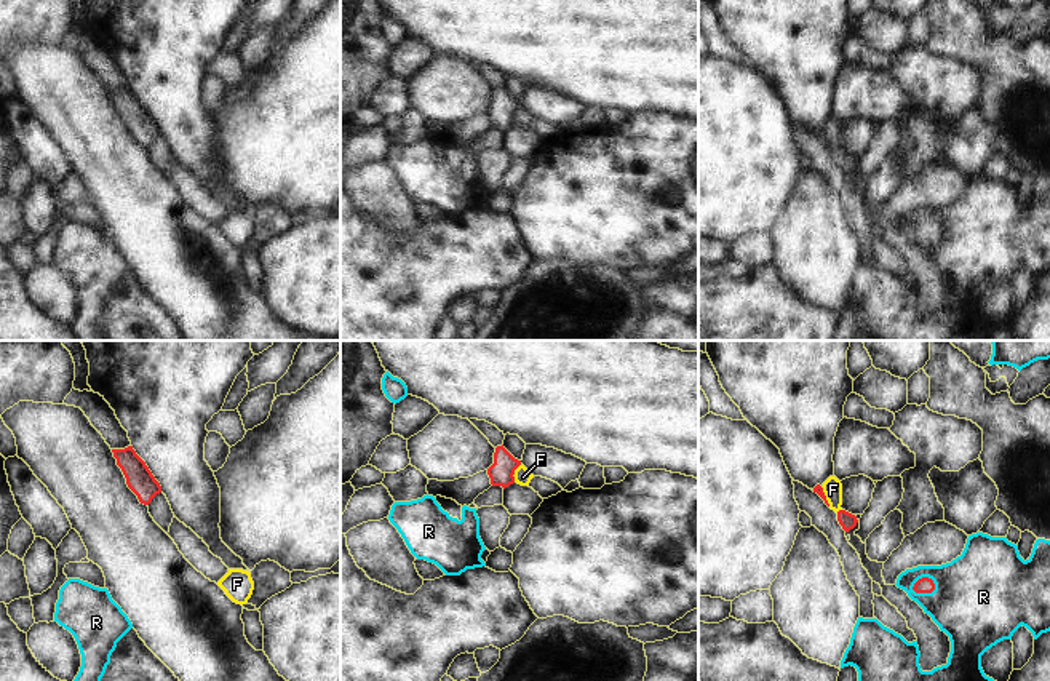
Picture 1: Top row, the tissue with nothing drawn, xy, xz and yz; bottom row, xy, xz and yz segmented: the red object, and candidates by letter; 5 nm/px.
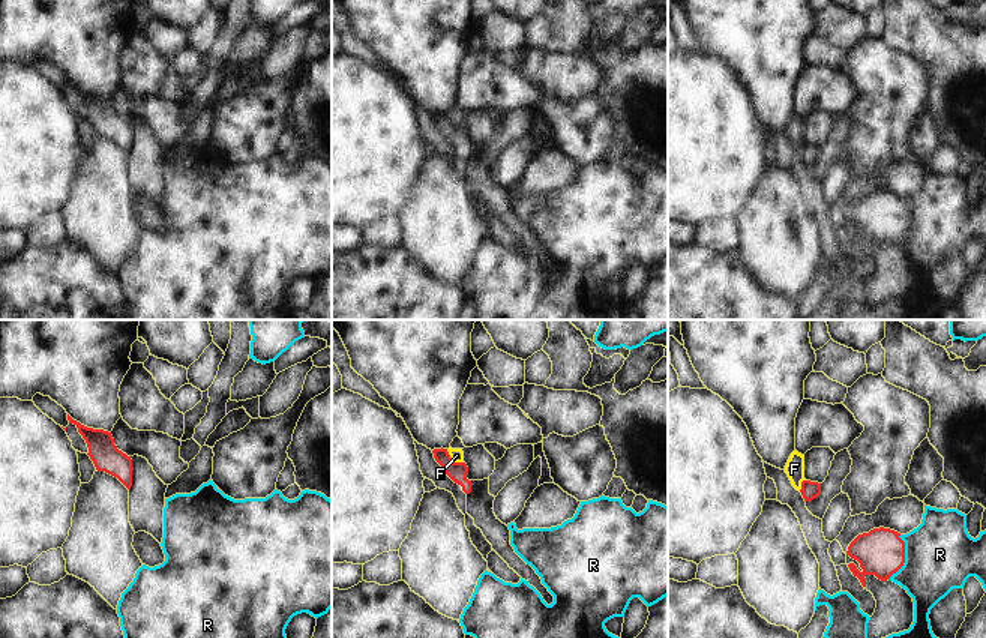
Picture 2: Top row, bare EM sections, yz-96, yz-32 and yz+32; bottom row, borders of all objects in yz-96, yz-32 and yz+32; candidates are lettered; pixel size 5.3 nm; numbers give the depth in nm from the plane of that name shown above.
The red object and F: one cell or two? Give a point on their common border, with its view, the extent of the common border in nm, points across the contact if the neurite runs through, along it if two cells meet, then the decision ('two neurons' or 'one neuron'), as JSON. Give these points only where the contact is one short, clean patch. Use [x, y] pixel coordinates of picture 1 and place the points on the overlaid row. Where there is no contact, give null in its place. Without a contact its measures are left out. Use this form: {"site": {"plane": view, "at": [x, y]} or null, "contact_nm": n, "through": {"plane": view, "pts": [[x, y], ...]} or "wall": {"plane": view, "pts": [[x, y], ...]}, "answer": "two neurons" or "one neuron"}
{"site": {"plane": "xz", "at": [513, 473]}, "contact_nm": 100, "wall": {"plane": "xz", "pts": [[521, 464], [515, 470], [513, 481]]}, "answer": "two neurons"}

